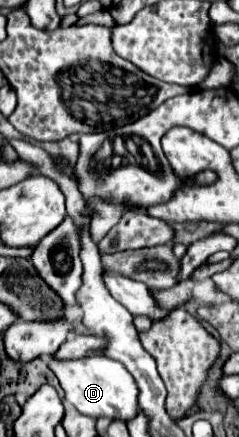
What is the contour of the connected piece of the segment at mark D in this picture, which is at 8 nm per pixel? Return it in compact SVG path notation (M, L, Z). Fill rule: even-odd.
M91 355L91 357L81 357L73 361L57 361L53 357L47 357L49 369L57 375L63 391L65 391L65 401L71 403L77 411L89 417L109 417L111 421L131 421L139 413L139 387L135 385L135 379L127 369L113 359L107 359L103 355Z

